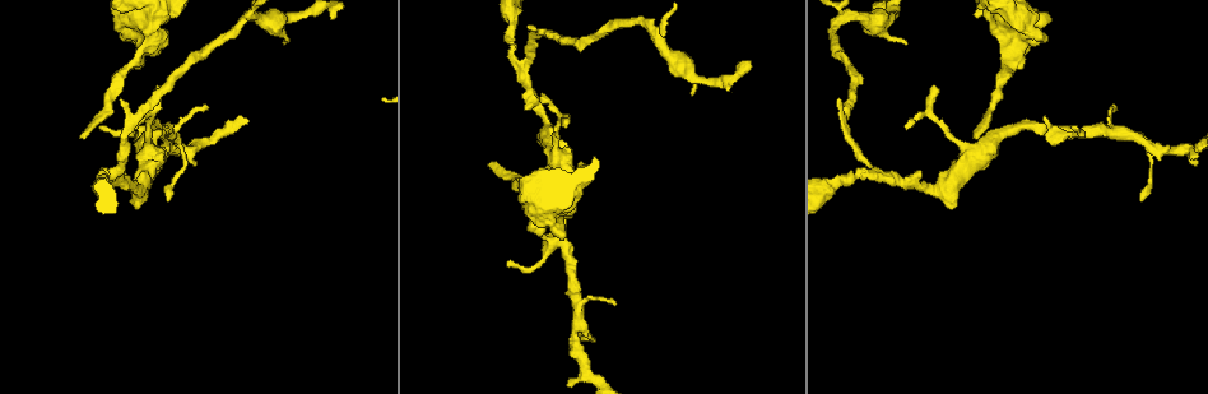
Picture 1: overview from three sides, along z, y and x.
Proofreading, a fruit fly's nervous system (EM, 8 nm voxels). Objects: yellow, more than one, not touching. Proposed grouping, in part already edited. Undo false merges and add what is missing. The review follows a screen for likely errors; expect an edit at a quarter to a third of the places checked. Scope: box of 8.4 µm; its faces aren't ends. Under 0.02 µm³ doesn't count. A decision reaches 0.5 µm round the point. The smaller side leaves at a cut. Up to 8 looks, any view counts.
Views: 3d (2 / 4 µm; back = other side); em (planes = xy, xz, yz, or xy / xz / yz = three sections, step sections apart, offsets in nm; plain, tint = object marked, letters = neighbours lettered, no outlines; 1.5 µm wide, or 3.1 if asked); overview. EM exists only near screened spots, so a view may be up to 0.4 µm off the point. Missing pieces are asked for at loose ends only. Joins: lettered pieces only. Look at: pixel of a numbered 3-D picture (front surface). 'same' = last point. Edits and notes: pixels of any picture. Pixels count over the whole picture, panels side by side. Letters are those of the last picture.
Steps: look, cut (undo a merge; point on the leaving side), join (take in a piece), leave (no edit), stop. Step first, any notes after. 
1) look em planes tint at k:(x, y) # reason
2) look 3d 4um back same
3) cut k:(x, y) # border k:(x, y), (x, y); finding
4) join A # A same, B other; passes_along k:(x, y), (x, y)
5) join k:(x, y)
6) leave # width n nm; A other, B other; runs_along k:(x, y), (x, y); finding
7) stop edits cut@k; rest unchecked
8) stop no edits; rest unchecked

look em xy step 8 plain at 1:(740, 61) # branch stops here

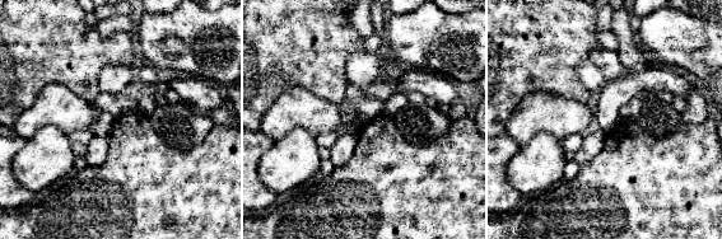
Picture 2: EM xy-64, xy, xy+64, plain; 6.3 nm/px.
look em xy step 8 letters same

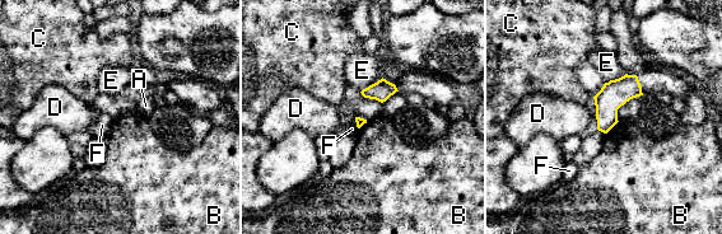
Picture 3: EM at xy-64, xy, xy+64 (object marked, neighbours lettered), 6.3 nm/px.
leave # longest_contact E 170 nm; A other, B other, C other, D other, E other, F other; no lettered piece goes on from it

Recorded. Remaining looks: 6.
look em planes letters at 1:(84, 139)

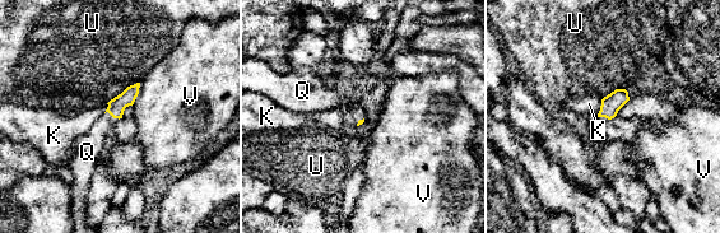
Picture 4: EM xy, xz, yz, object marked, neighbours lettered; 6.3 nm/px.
join Q # K other, Q same, U other, V other; passes_along 4:(116, 106), (112, 116), (89, 147); the neuron continues

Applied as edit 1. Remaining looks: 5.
look overview

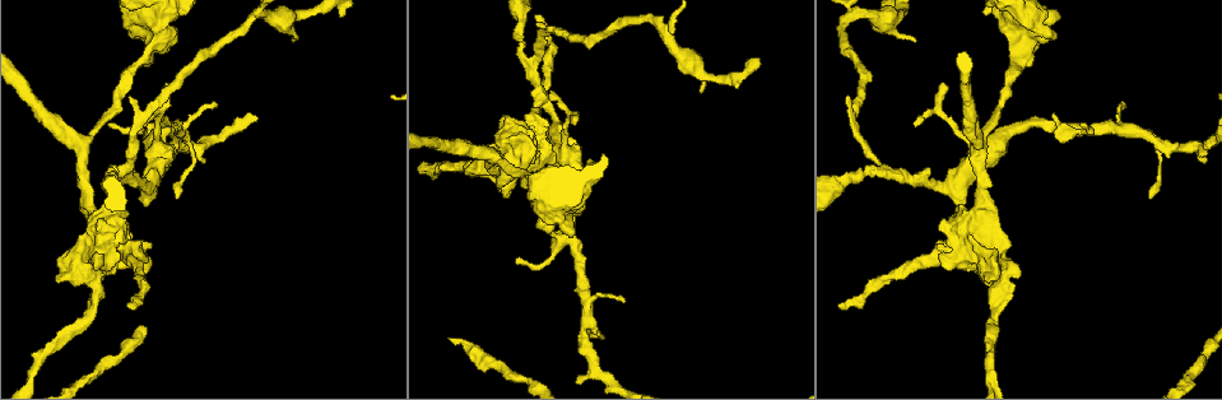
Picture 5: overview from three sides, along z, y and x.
look em planes letters at 5:(549, 156) # free end

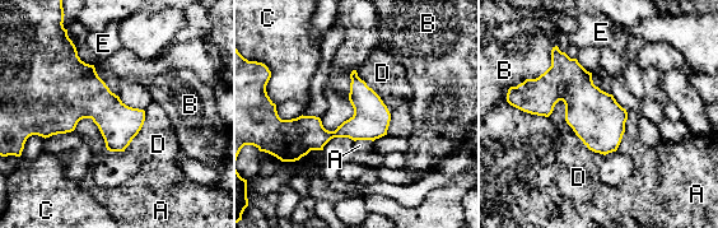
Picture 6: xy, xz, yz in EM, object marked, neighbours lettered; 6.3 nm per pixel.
leave # A other, B other, C other, D other, E other; runs_along 6:(387, 116), (336, 134), (283, 122); none of them fits

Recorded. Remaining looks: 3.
stop edits join@4; rest unchecked

